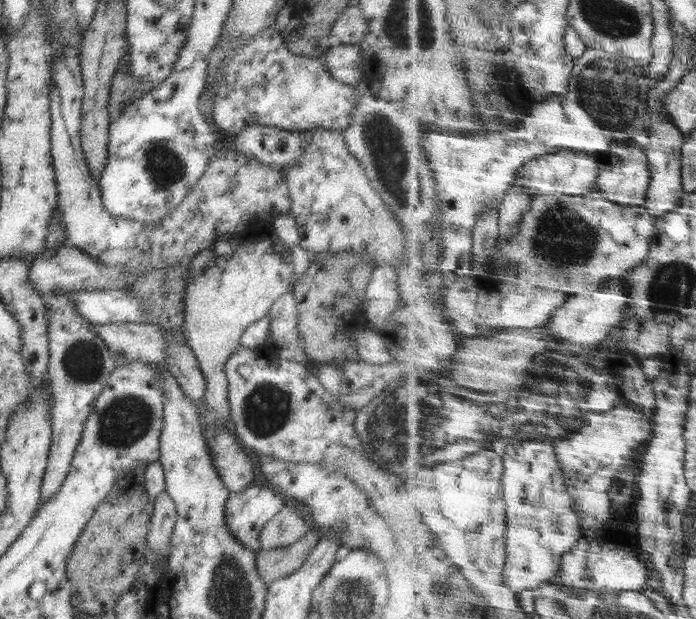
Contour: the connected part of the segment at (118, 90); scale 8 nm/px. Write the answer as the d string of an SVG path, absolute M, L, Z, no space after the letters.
M126 46L126 55L122 55L120 65L112 77L112 88L108 97L108 112L112 121L122 116L124 108L128 105L126 102L138 100L150 91L150 81L146 77L134 77L128 69L128 64L130 64L130 51Z

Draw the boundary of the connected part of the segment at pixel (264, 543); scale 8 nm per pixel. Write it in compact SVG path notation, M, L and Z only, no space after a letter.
M288 501L285 508L274 515L262 528L259 548L287 547L311 529L312 524L308 524L302 510Z

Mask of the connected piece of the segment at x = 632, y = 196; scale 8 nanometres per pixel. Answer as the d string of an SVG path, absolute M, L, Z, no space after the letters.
M618 142L608 151L594 154L600 160L601 176L598 179L598 188L604 193L604 197L623 205L646 205L653 184L653 171L645 147L639 143Z

